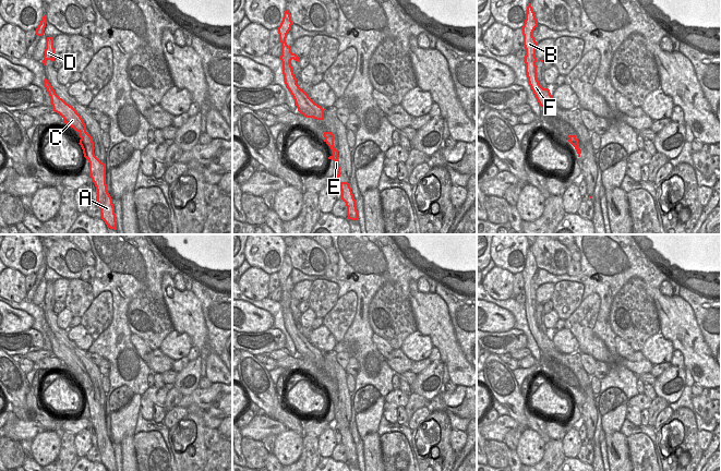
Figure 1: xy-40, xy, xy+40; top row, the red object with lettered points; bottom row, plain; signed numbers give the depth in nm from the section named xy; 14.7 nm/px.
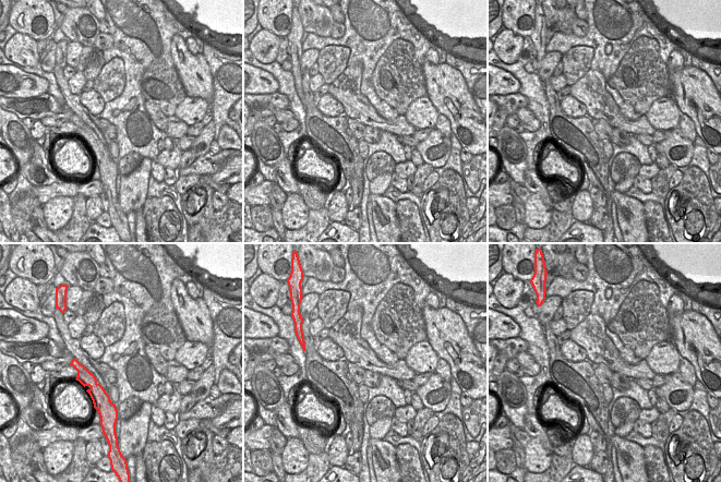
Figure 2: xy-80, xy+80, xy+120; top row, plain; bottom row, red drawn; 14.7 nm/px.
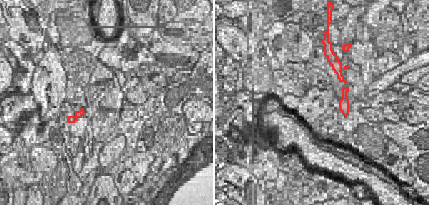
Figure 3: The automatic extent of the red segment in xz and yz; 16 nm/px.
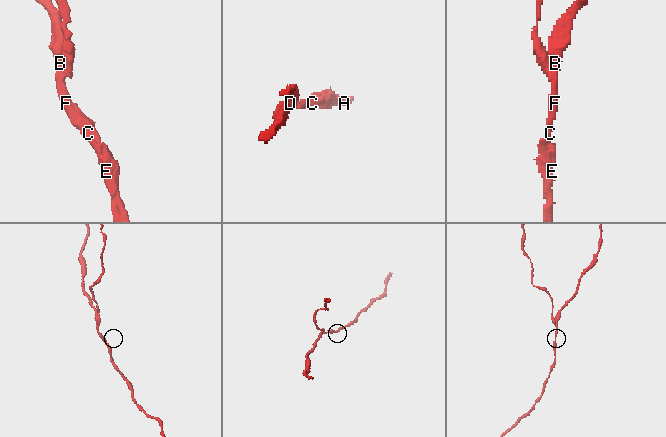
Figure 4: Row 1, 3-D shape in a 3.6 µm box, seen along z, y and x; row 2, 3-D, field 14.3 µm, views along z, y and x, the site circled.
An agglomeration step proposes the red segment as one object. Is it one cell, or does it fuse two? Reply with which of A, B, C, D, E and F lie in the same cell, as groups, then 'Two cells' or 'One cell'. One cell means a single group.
Groups: A B C E F / D. Two cells.

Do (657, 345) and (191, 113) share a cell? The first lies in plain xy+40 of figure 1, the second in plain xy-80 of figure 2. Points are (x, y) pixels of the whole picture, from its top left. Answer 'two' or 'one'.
one

